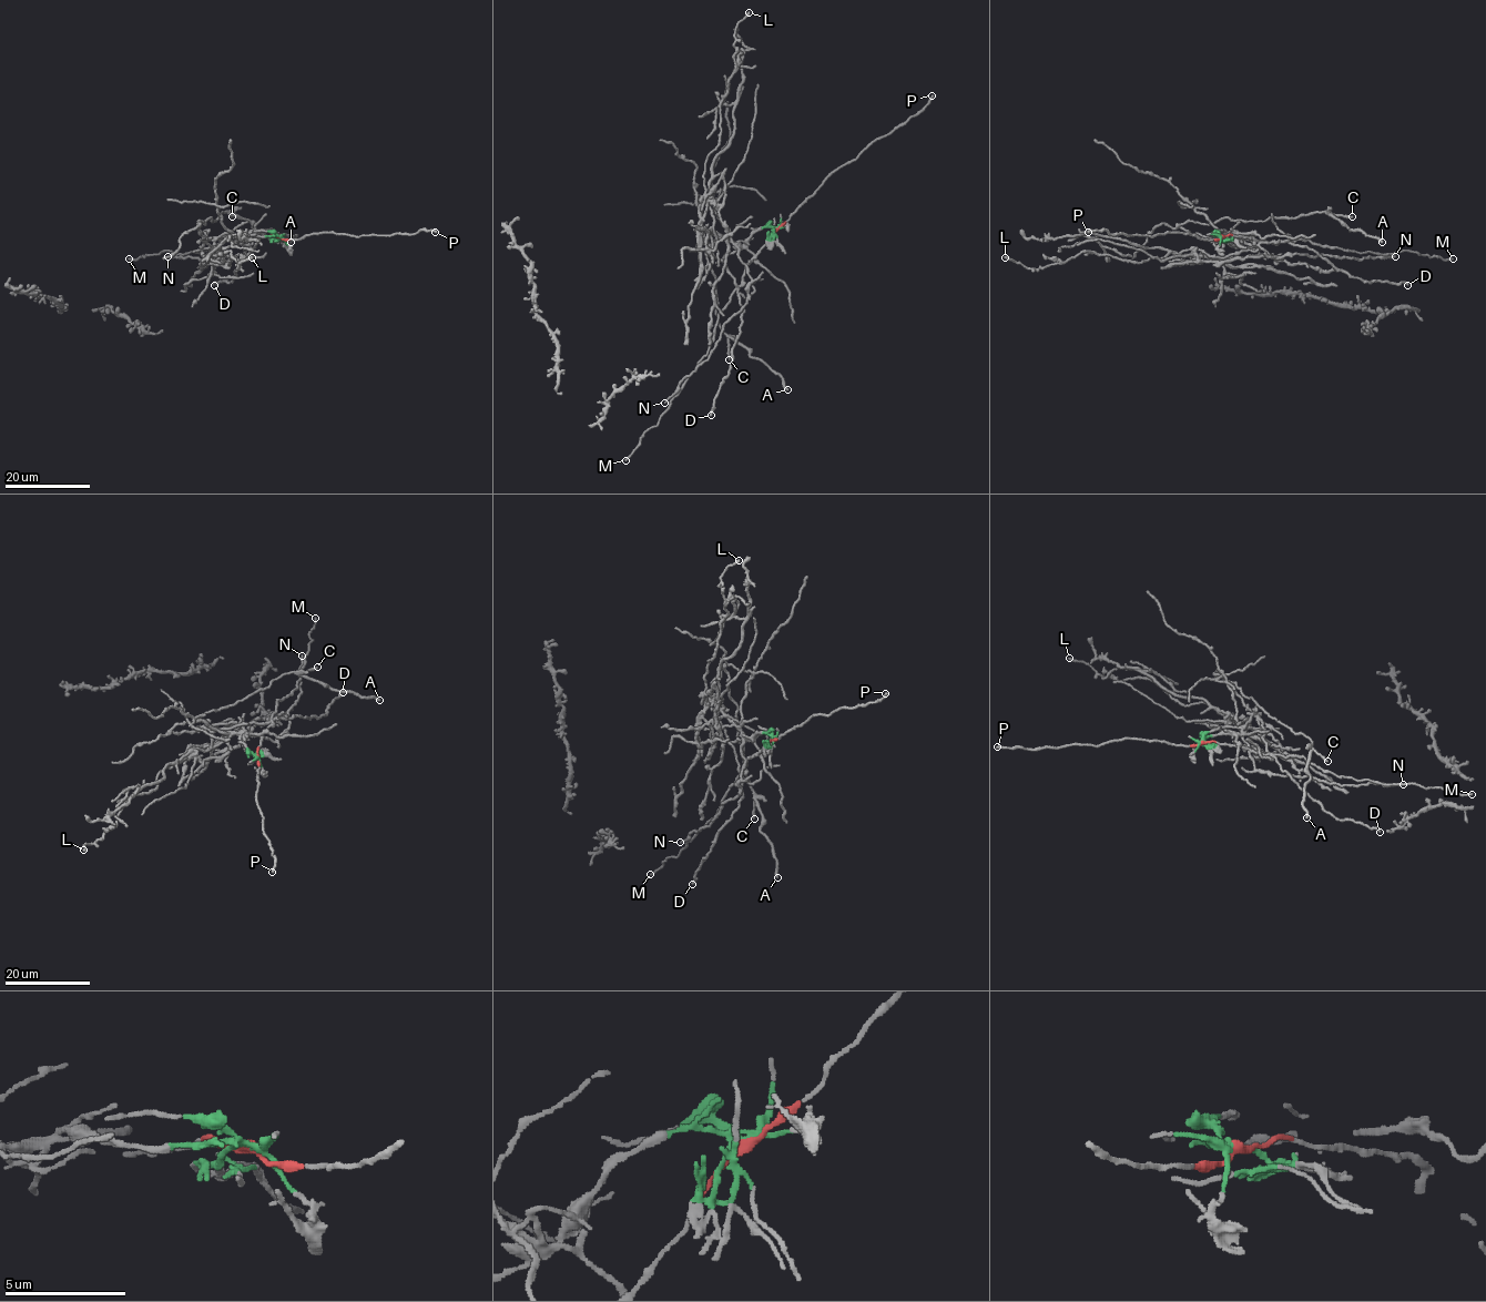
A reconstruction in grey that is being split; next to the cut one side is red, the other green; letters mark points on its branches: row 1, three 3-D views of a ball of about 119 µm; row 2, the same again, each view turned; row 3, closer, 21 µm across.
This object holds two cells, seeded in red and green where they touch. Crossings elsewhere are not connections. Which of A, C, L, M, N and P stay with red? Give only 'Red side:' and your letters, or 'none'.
Red side: M, P

